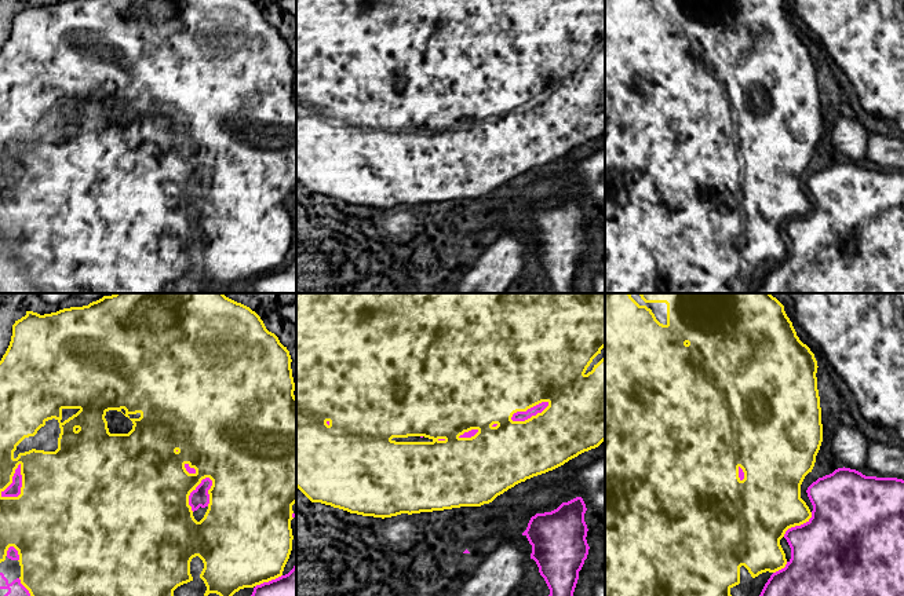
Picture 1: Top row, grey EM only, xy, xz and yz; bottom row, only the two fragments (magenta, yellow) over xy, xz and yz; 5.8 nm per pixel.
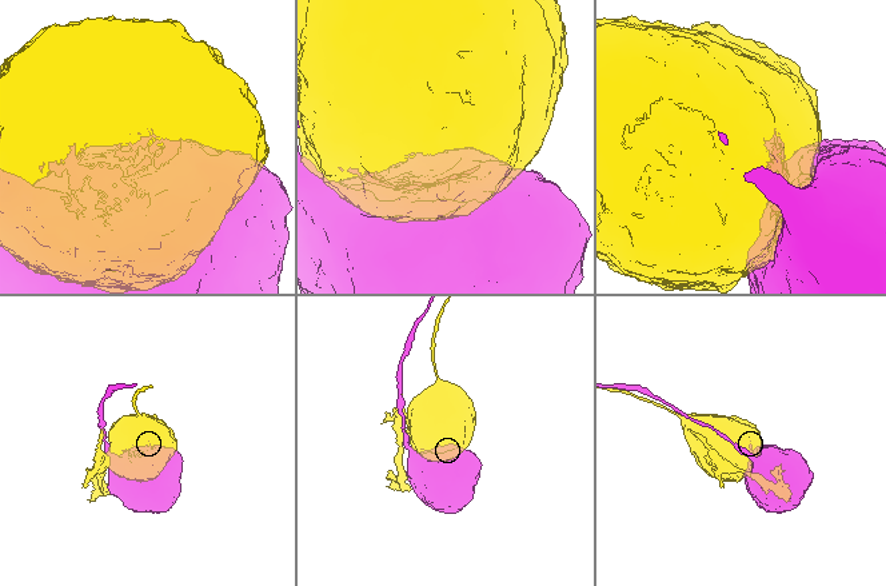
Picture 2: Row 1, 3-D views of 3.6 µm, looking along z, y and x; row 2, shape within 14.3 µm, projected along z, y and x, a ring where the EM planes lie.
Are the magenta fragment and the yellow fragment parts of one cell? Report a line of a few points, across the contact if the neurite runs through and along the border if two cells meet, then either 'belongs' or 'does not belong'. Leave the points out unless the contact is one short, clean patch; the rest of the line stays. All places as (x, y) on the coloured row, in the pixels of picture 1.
does not belong

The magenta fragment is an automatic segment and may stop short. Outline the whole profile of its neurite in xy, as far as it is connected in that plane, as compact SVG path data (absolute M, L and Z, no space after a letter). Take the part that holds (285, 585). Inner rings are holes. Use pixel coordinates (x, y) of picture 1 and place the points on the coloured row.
M296 563L288 574L256 585L251 596L296 596Z

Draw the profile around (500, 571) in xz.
M520 534L503 541L466 577L459 596L511 596L522 579L531 553L532 545L526 535Z

